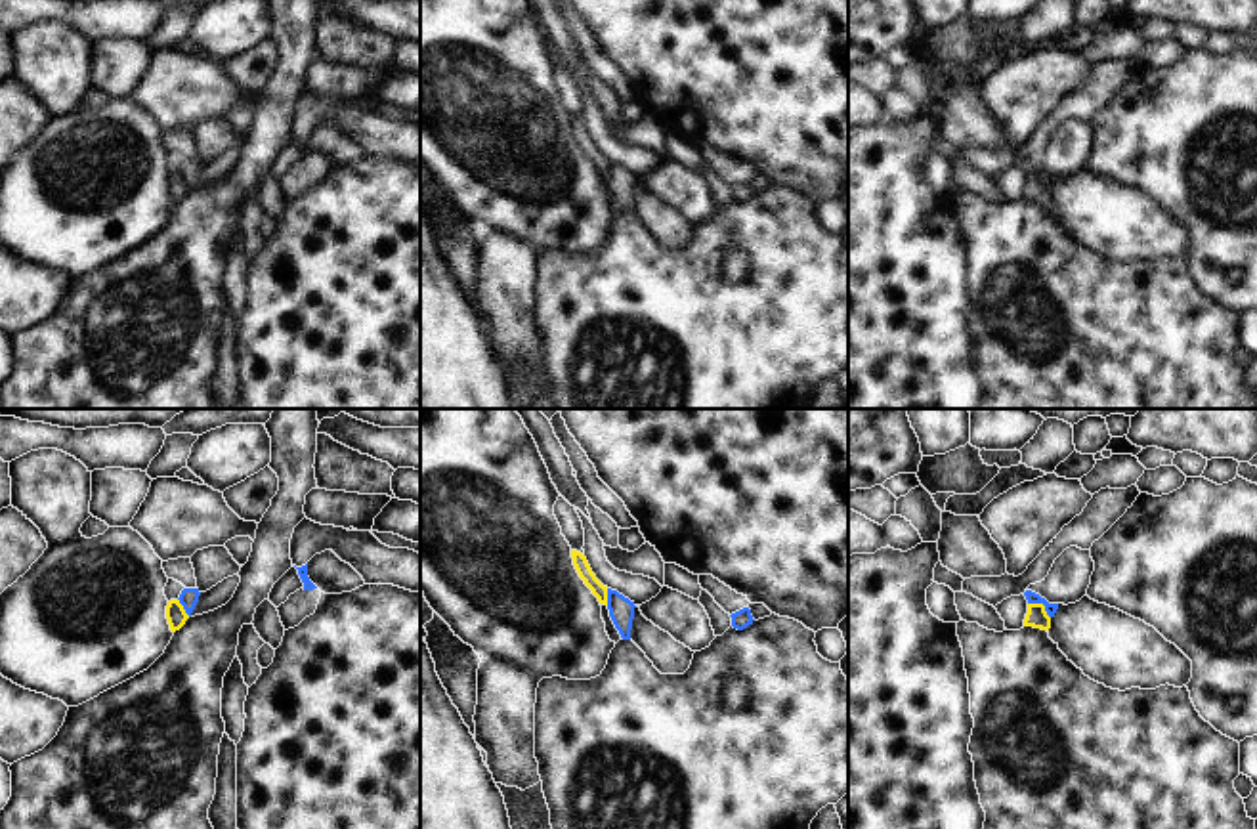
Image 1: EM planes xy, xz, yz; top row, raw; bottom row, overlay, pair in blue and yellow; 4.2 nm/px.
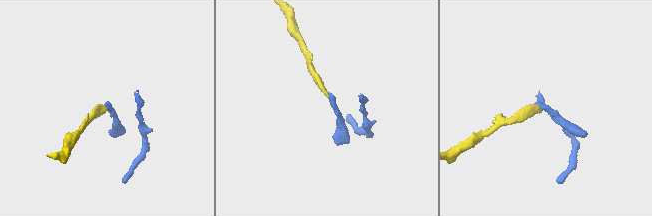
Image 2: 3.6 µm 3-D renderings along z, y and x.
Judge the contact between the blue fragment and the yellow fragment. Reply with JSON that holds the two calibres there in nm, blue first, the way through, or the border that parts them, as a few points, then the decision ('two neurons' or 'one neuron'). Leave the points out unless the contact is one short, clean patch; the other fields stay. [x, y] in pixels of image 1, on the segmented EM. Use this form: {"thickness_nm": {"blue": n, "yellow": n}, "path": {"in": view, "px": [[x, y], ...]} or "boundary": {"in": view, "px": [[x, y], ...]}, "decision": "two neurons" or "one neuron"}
{"thickness_nm": {"blue": 50, "yellow": 90}, "boundary": {"in": "yz", "px": [[1028, 602], [1040, 602], [1049, 617]]}, "decision": "two neurons"}

